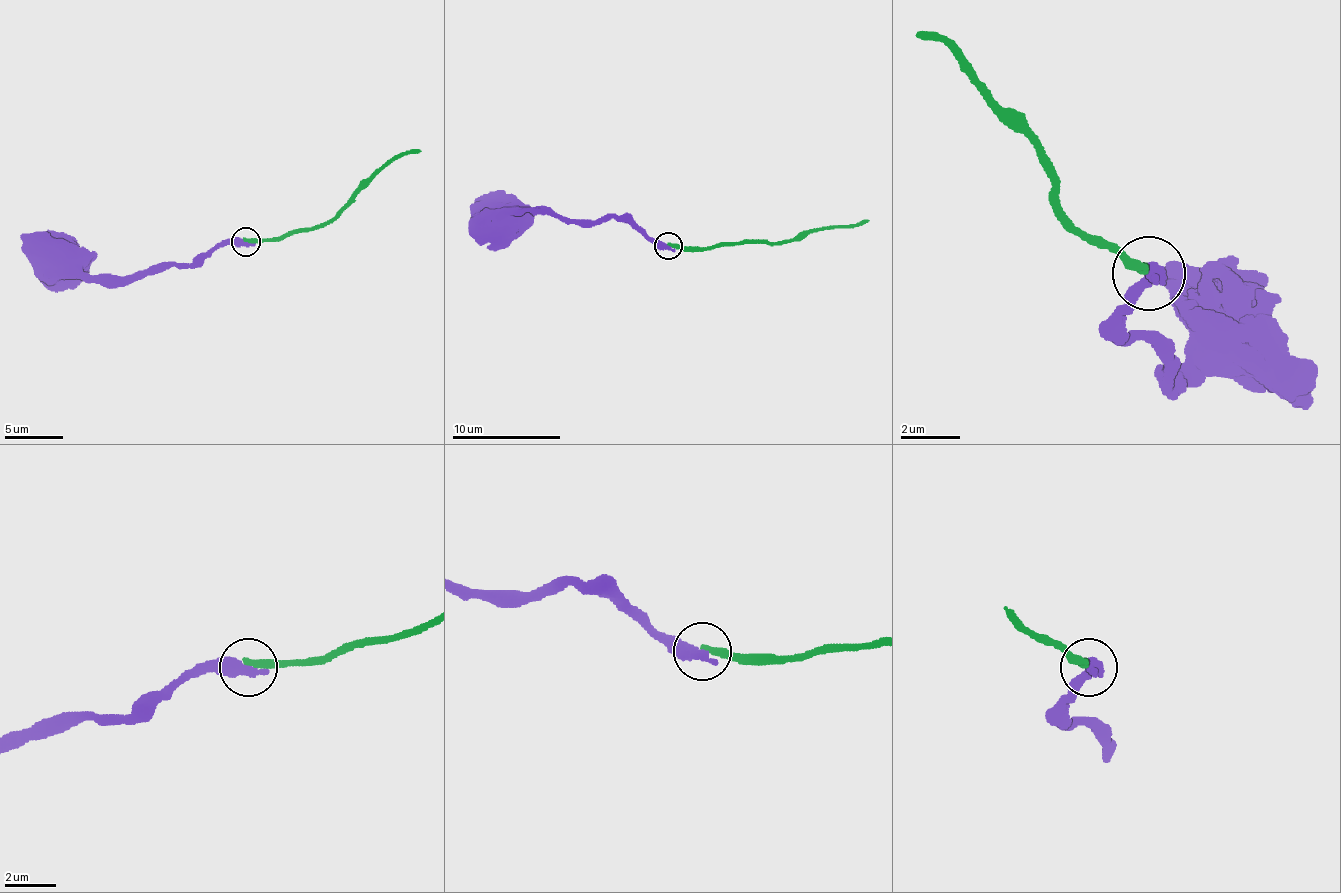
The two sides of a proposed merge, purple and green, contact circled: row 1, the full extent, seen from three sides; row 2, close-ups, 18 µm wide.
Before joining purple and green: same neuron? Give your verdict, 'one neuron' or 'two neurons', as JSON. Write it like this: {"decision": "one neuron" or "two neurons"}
{"decision": "two neurons"}

